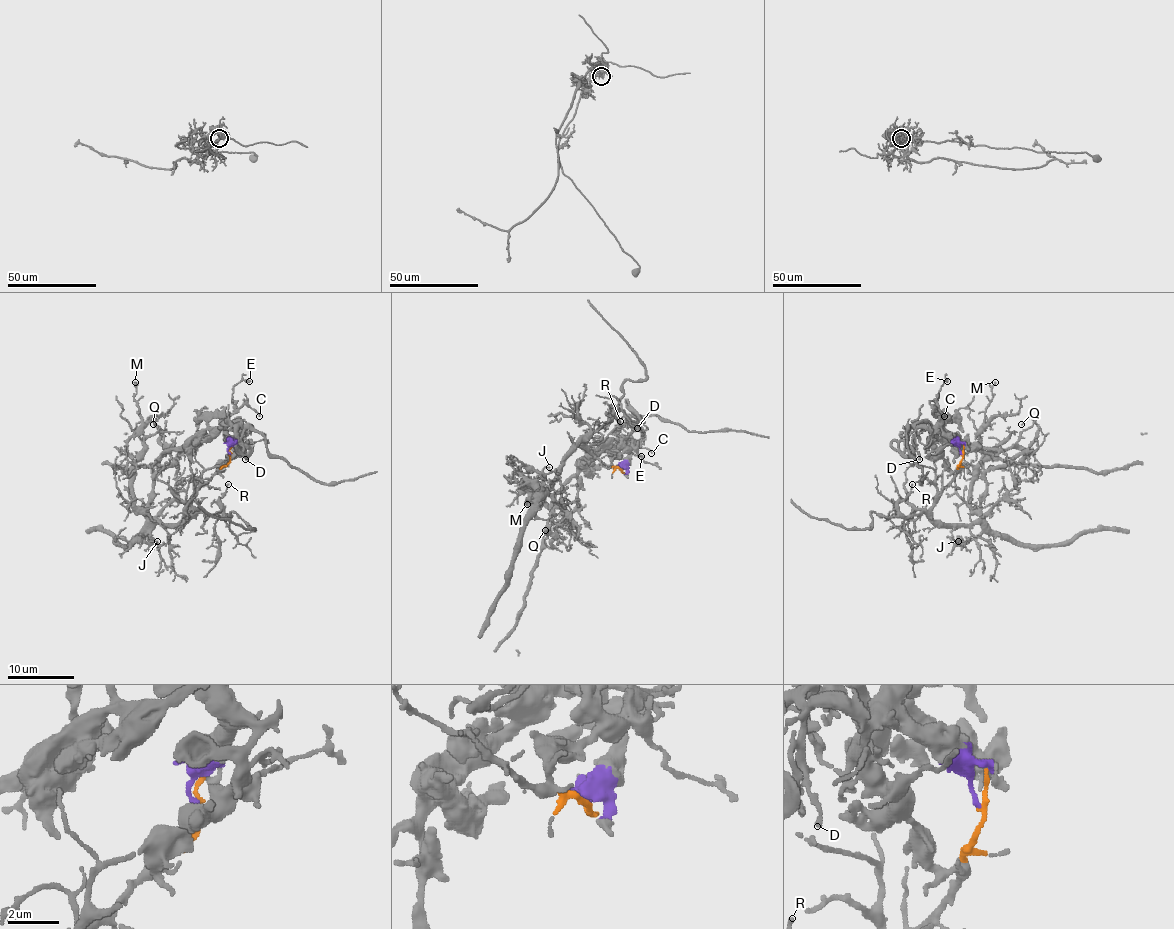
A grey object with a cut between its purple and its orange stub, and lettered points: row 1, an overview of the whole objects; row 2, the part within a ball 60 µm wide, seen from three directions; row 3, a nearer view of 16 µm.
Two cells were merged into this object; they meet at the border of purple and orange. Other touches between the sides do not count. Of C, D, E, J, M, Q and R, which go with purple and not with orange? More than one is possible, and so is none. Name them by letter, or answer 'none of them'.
C, D, E, Q

